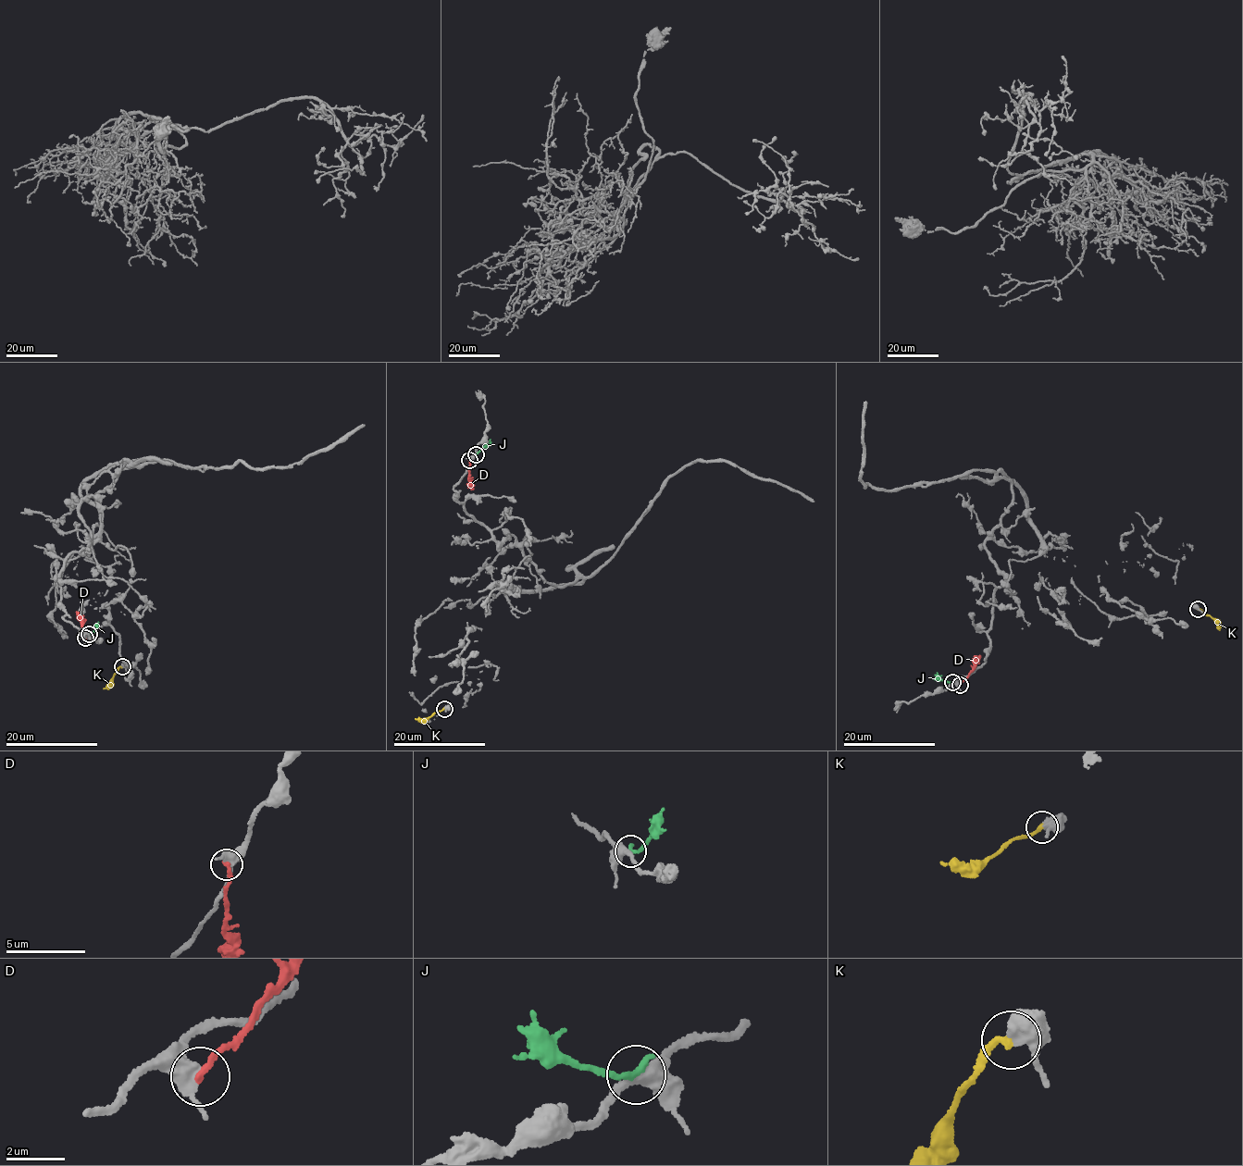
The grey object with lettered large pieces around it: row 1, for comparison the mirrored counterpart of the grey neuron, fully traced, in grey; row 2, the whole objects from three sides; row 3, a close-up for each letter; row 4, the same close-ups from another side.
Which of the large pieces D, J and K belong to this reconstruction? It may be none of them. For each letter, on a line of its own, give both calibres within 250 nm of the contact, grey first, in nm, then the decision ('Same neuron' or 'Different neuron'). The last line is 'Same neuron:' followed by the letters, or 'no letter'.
D: Thickness 500 nm (grey) against 240 nm. Different neuron
J: Thickness 400 nm (grey) against 260 nm. Different neuron
K: Thickness 500 nm (grey) against 260 nm. Same neuron
Same neuron: K

